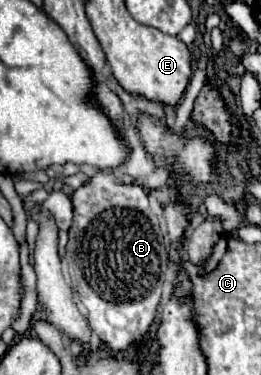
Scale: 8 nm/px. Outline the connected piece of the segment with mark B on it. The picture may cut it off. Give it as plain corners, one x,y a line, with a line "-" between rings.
124,166
112,170
96,168
88,182
72,192
70,200
74,206
74,218
68,230
68,246
64,258
74,292
86,308
86,322
90,330
102,340
102,344
112,352
126,352
144,340
162,298
162,286
168,270
164,234
160,230
156,214
148,204
144,188
136,184
136,178
130,176

